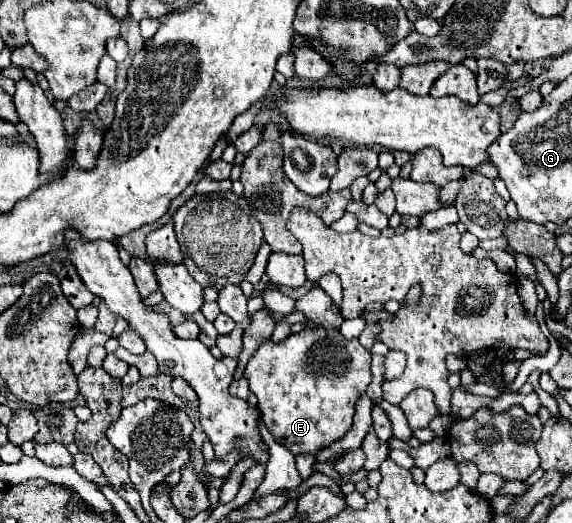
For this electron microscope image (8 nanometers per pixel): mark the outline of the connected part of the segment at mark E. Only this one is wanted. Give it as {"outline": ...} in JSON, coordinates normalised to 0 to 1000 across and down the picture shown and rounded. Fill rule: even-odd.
{"outline":[[[530,629],[491,656],[463,648],[425,721],[449,755],[456,801],[481,843],[512,870],[554,870],[614,824],[621,771],[649,732],[649,675],[628,648],[603,648],[593,629]]]}

